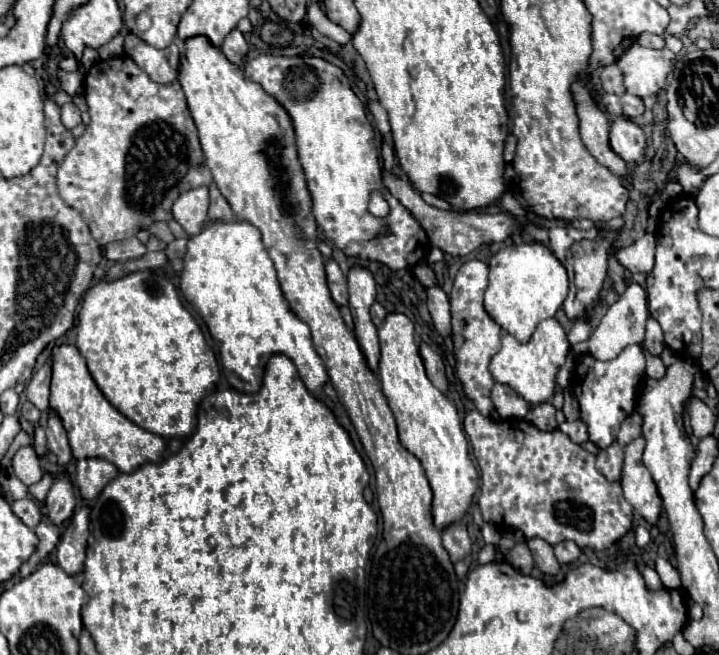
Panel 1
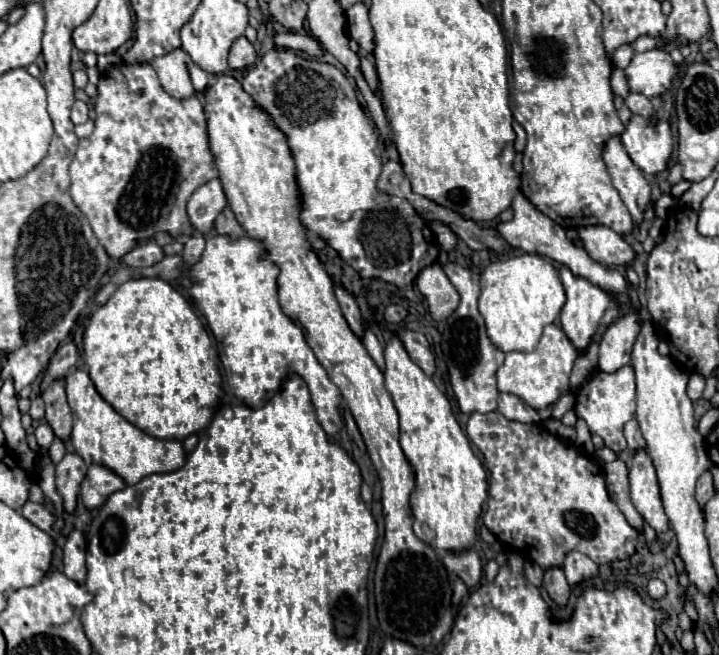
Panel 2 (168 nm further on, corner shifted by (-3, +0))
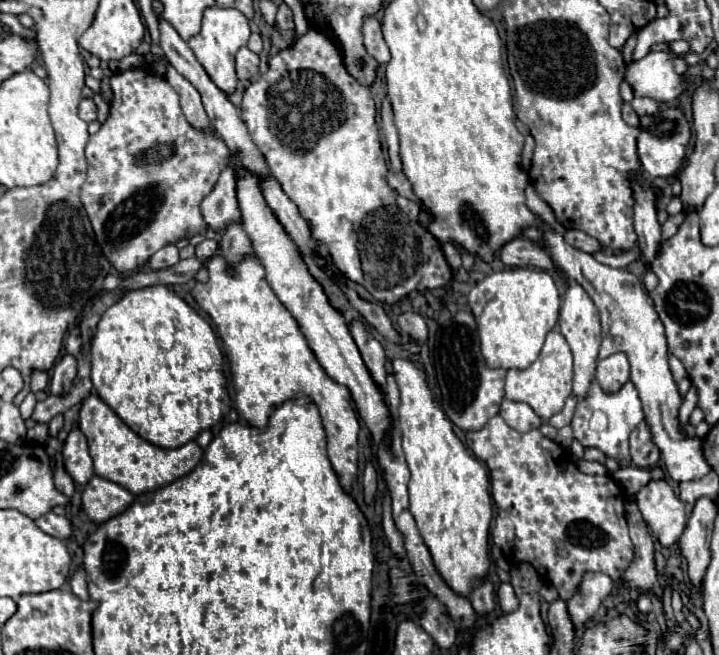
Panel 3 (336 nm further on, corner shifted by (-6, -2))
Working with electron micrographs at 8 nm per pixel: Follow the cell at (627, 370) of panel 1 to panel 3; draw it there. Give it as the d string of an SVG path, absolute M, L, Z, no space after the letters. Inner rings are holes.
M593 380L587 396L577 402L571 428L573 428L575 438L585 448L595 446L601 452L605 452L607 456L615 458L617 462L623 462L623 460L629 460L629 434L641 420L643 420L643 410L641 410L641 402L639 402L633 382L623 384L621 390L617 390L617 392L605 392Z

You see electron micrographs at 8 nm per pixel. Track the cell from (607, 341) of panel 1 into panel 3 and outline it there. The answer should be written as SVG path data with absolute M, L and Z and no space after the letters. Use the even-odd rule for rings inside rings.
M623 352L611 354L605 360L597 362L595 380L605 392L617 392L629 380L629 360Z

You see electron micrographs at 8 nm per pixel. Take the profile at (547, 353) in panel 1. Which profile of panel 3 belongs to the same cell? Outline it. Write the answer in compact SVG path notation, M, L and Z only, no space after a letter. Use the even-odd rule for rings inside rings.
M551 330L547 334L545 346L543 346L539 358L529 368L507 370L505 398L515 400L515 402L525 402L535 410L535 414L539 414L543 420L549 420L553 414L563 410L563 404L565 404L567 396L571 394L571 384L573 384L573 358L571 358L569 344L561 332Z

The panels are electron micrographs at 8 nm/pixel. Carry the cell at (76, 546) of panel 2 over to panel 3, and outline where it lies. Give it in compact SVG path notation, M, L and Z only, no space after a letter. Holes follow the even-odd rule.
M77 566L77 570L73 572L71 580L69 580L71 590L81 598L81 600L89 600L89 592L87 592L87 580L85 580L85 570L83 566Z

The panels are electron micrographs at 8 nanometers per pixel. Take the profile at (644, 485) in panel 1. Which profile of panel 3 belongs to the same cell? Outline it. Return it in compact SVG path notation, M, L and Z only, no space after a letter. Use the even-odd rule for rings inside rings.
M665 480L647 482L637 494L635 502L649 526L663 546L673 546L685 530L691 504L681 502Z

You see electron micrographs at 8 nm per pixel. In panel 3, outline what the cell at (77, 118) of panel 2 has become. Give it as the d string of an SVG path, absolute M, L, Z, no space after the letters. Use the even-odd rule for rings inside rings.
M81 100L79 104L79 118L85 122L93 122L97 118L97 108L93 104L93 100Z

